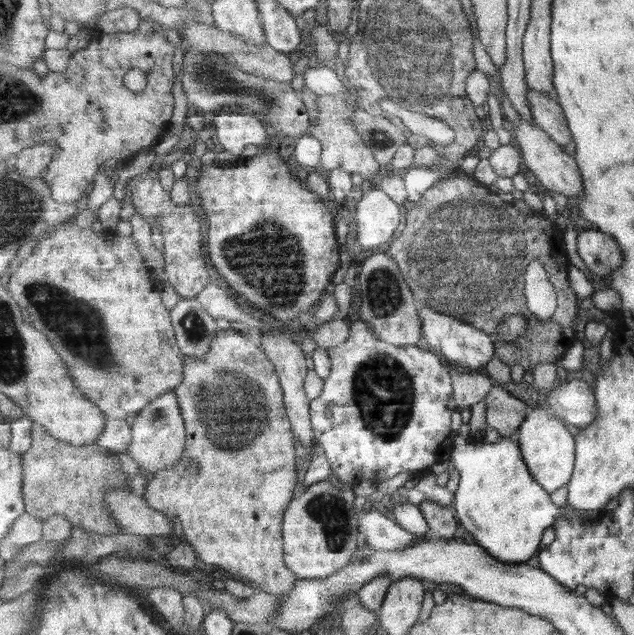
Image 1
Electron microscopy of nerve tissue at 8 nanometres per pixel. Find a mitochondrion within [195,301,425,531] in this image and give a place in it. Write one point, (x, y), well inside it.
(384, 392)

